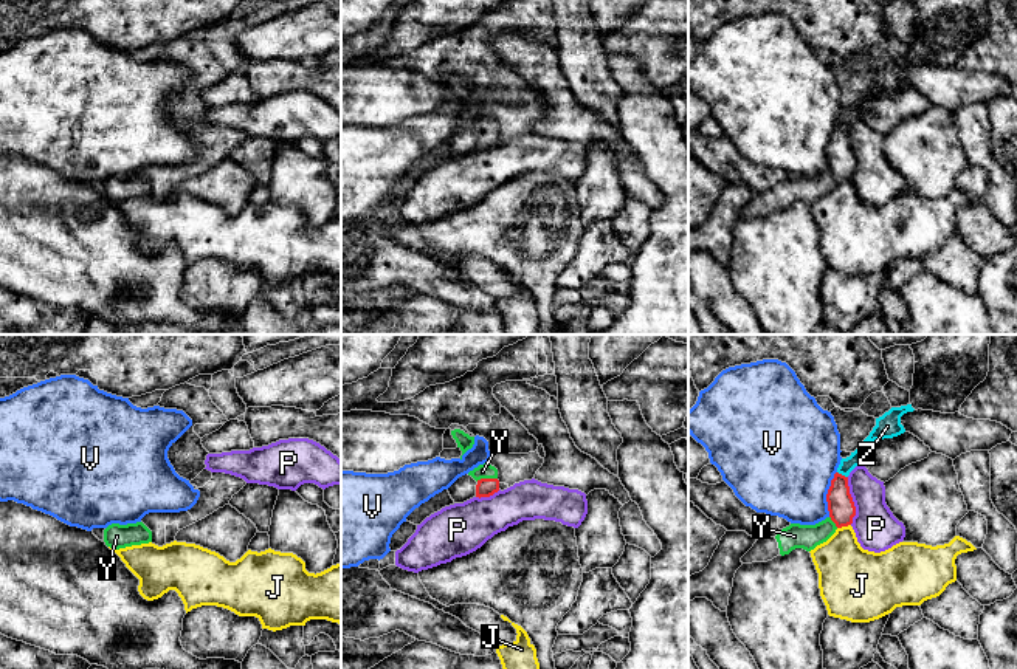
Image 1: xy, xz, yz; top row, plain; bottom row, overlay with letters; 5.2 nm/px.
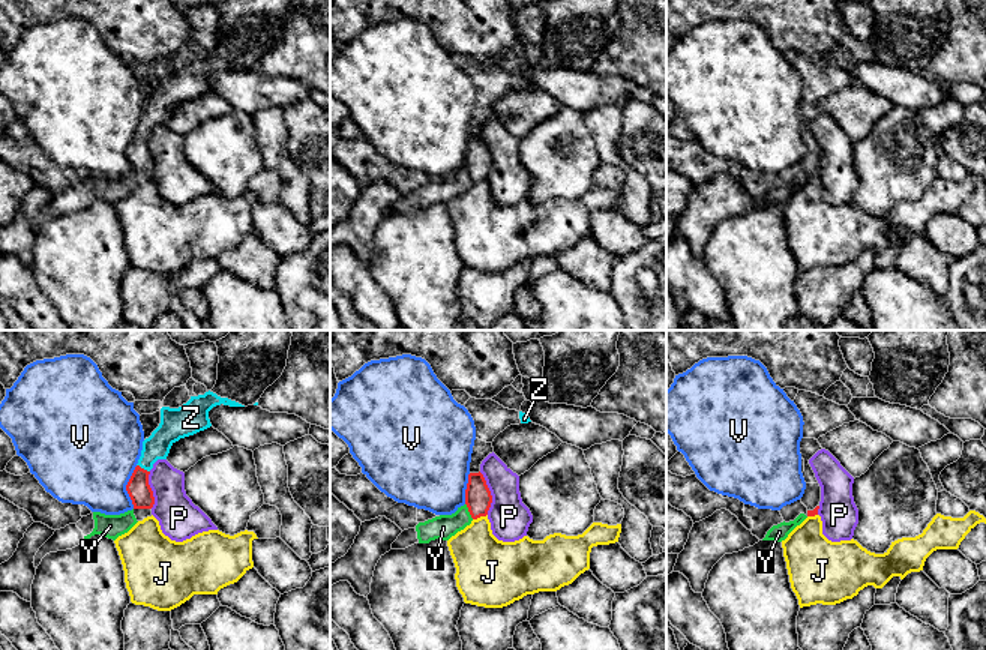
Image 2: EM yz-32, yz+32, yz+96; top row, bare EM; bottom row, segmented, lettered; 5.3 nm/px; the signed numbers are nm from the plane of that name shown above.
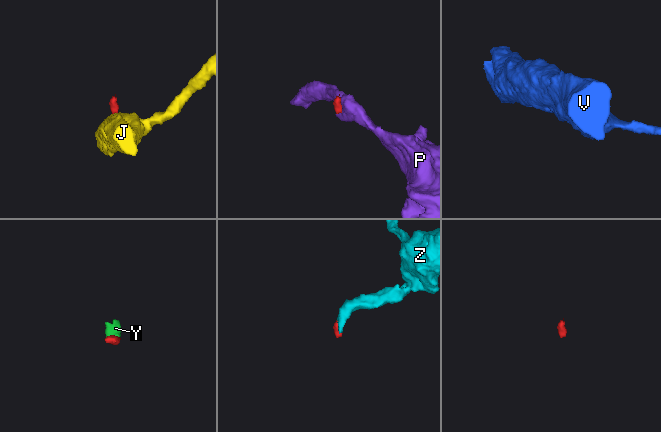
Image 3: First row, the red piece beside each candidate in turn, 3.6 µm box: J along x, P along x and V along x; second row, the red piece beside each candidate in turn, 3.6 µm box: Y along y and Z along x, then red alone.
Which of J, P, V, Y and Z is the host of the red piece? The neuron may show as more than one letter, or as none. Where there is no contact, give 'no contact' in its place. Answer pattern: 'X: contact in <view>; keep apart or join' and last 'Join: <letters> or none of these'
J: contact in yz; keep apart
P: contact in yz; keep apart
V: contact in yz; keep apart
Y: contact in xz; join
Z: contact in yz; join
Join: Y, Z

